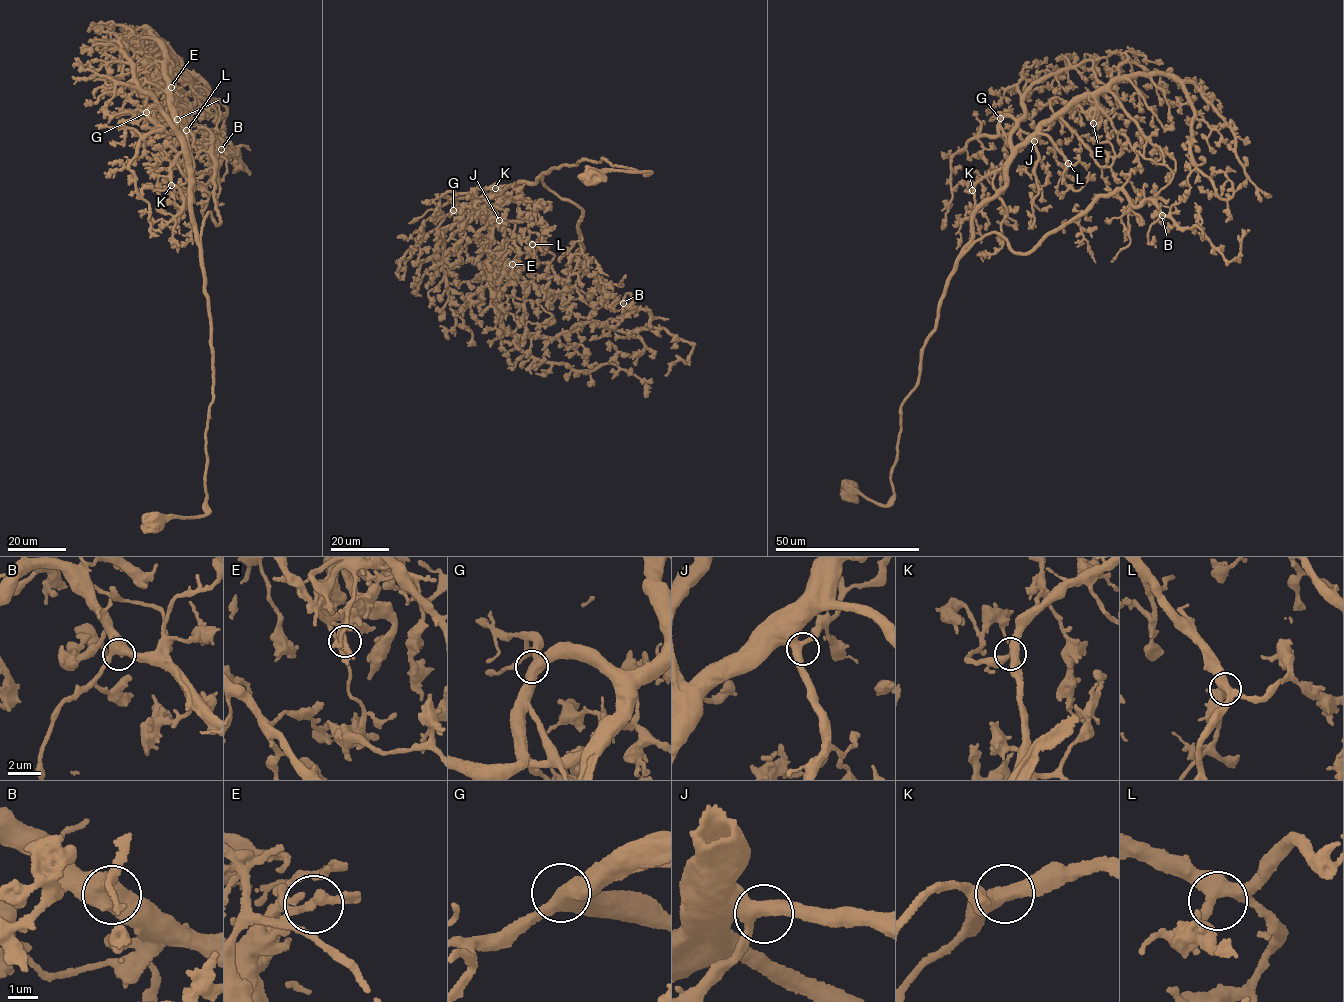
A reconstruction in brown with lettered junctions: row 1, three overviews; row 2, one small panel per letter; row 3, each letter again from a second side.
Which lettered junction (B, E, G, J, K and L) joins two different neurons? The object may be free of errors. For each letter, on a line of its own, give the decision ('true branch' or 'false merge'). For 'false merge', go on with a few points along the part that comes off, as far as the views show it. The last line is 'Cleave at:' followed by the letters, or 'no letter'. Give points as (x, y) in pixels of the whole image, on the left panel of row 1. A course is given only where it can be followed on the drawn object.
B: true branch
E: false merge | (171, 87), (163, 81), (155, 61), (162, 70)
G: true branch
J: true branch
K: true branch
L: true branch
Cleave at: E

